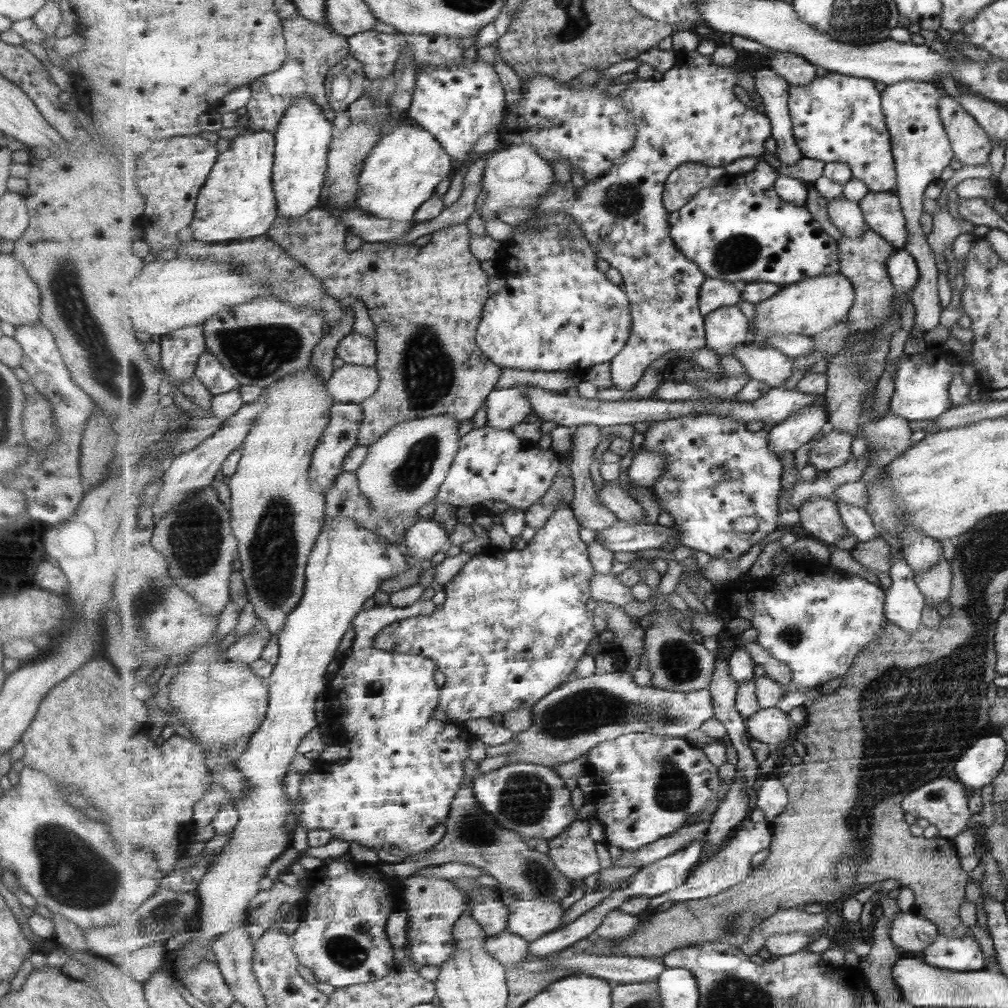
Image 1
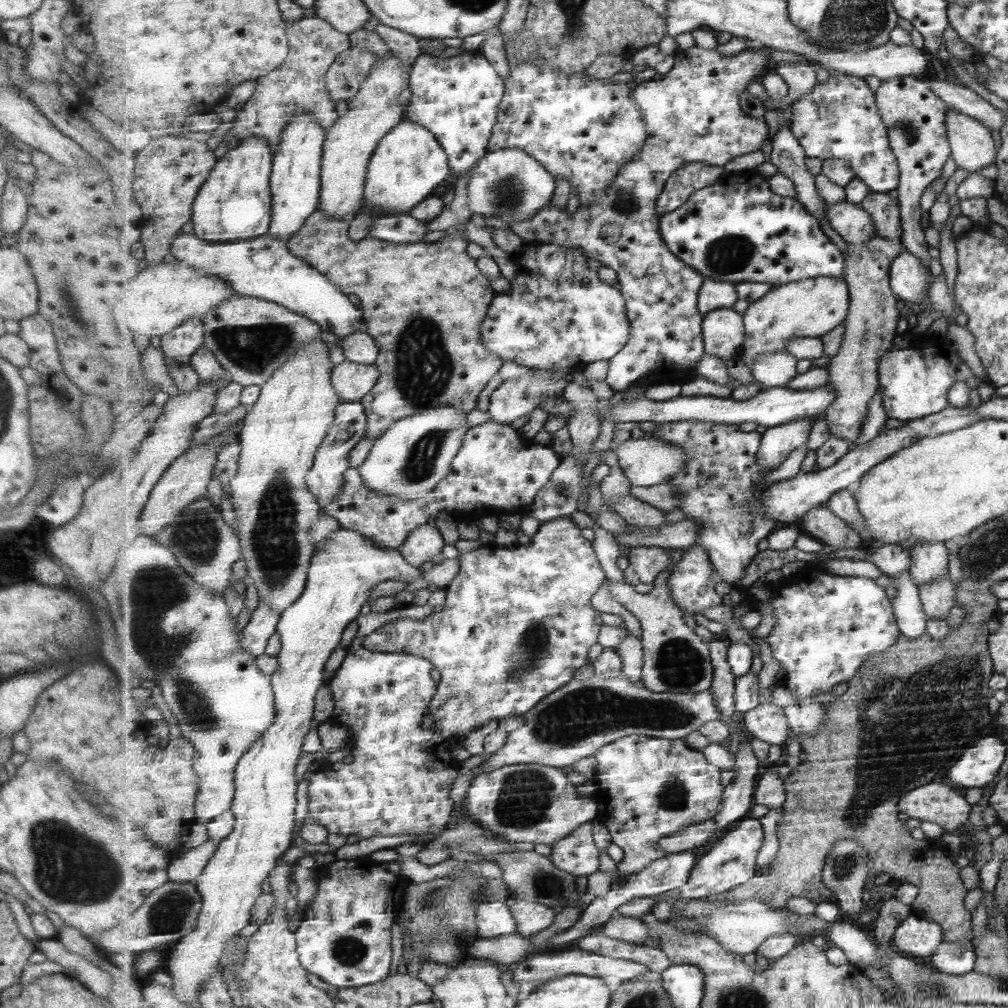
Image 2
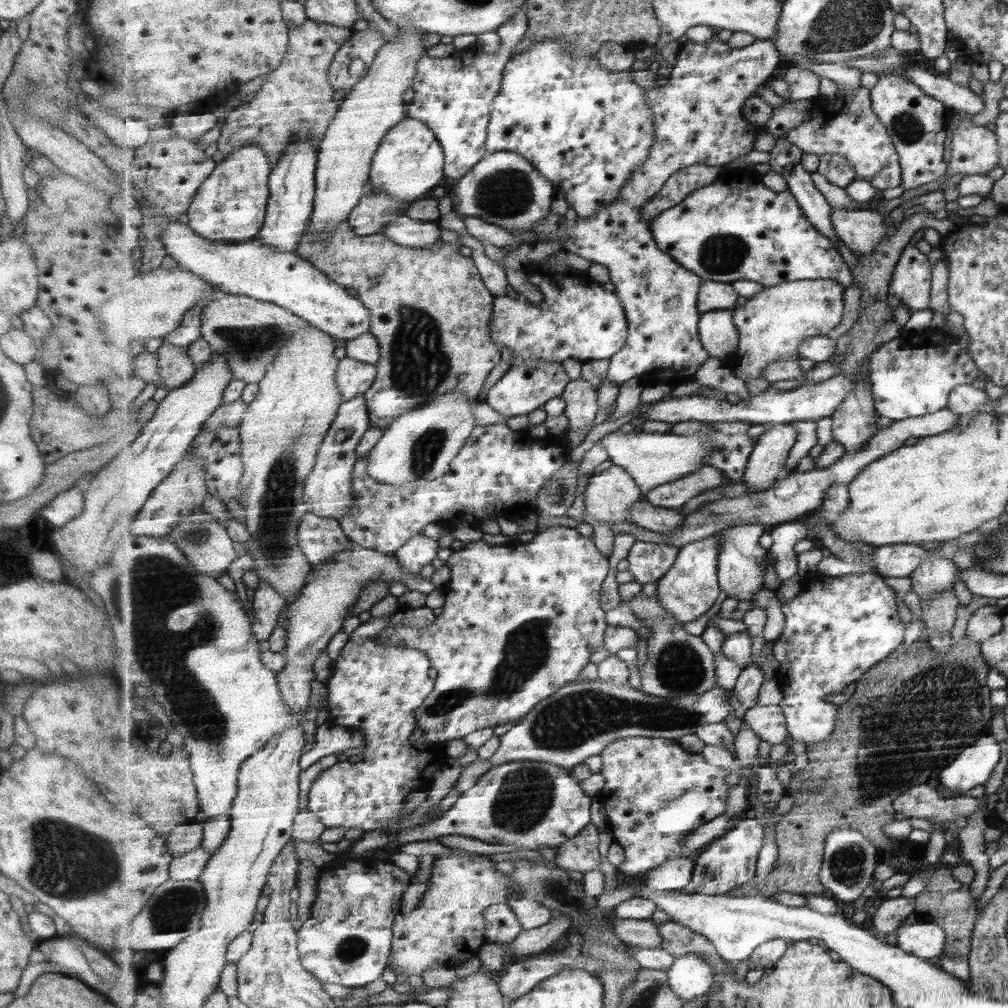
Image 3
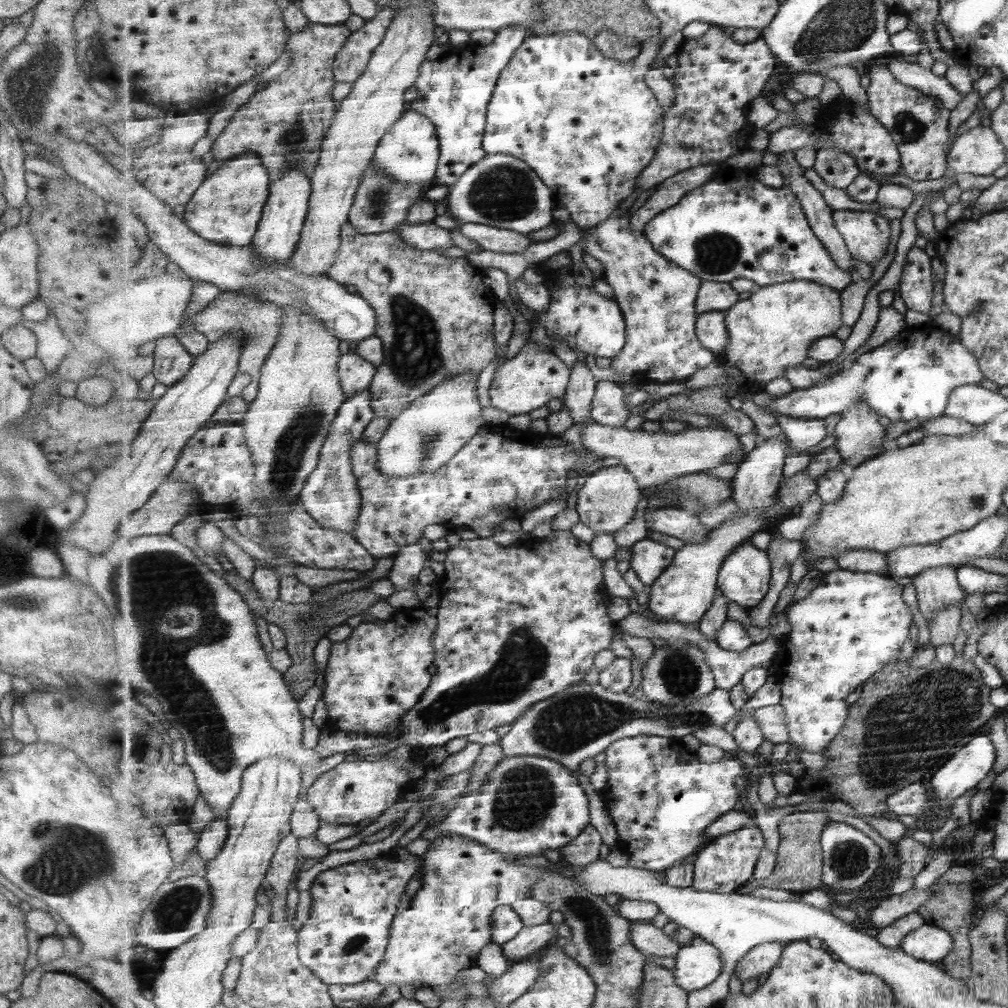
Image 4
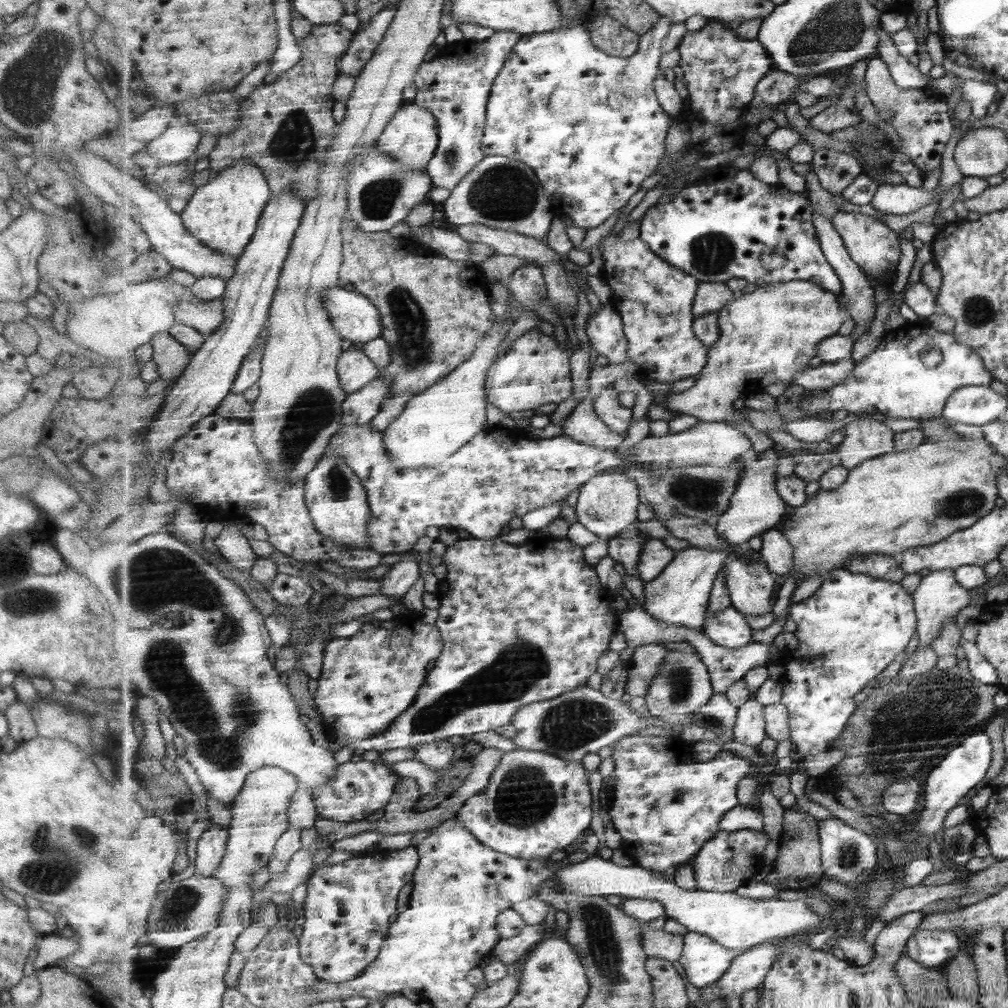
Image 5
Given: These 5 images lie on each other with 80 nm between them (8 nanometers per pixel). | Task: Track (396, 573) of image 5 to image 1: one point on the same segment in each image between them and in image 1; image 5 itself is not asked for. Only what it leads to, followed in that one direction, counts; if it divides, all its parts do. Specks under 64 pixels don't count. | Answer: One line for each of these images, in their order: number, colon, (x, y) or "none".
1: (428, 537)
2: (424, 544)
3: (416, 554)
4: (409, 562)

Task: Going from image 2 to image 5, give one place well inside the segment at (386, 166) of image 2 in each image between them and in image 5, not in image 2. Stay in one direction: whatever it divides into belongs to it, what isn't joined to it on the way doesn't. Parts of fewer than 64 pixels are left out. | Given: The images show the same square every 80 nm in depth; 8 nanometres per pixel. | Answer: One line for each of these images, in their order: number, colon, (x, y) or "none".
3: (409, 164)
4: (410, 152)
5: (413, 135)

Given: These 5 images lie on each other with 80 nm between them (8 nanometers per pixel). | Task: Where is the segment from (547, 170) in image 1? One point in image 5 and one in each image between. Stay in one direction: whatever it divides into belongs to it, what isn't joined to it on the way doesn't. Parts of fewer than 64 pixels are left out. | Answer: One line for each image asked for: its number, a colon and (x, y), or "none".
2: (508, 185)
3: (505, 189)
4: (501, 190)
5: (504, 193)

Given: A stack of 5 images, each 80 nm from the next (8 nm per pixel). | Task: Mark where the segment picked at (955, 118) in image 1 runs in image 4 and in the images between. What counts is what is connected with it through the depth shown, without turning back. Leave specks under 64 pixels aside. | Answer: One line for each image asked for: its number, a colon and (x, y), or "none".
2: (971, 148)
3: (974, 150)
4: (978, 151)

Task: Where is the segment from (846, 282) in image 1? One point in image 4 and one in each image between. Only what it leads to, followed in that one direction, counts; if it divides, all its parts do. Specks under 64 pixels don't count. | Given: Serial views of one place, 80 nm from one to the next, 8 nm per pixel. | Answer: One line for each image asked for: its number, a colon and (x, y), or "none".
2: (807, 309)
3: (772, 326)
4: (771, 331)

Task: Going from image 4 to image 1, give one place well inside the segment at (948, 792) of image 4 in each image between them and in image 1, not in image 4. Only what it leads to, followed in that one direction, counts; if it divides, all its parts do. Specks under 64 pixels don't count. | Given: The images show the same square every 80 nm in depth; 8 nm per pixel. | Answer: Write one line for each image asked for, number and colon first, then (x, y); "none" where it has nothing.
1: (980, 763)
2: (976, 766)
3: (971, 767)

